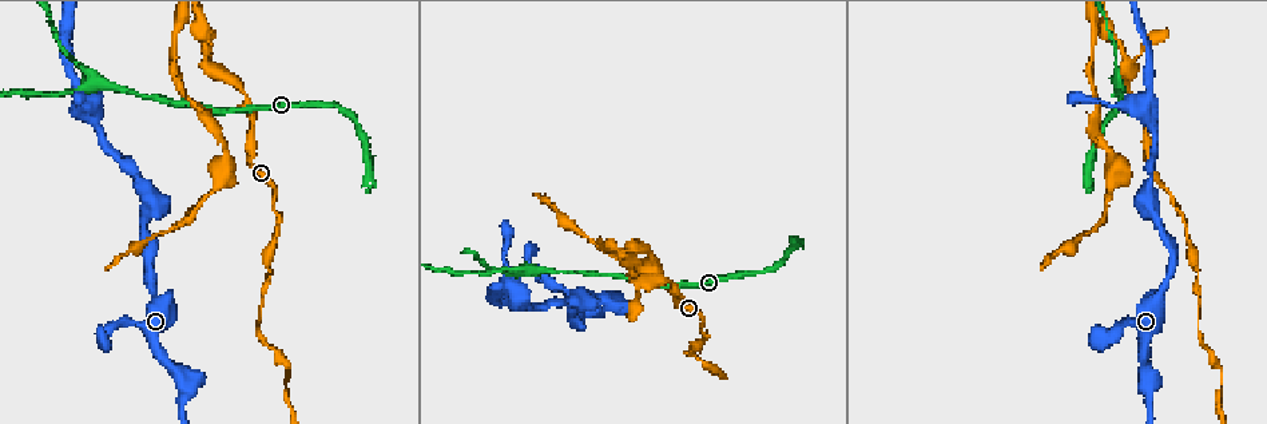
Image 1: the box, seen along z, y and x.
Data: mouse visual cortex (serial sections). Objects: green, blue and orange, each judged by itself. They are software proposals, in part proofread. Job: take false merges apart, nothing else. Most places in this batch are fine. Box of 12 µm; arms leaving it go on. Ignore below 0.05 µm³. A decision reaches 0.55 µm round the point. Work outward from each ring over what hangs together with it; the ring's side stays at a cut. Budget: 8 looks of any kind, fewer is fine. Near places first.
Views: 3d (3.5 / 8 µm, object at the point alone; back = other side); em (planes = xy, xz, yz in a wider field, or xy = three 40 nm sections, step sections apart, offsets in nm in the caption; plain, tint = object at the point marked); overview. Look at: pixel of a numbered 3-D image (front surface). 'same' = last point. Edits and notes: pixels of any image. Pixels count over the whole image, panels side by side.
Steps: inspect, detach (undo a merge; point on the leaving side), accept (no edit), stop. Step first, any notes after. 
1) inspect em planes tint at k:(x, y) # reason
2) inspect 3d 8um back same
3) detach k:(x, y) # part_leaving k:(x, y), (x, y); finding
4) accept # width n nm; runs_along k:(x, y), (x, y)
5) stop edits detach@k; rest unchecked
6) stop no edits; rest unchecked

inspect 3d 3.5um at 1:(95, 83) # branch point

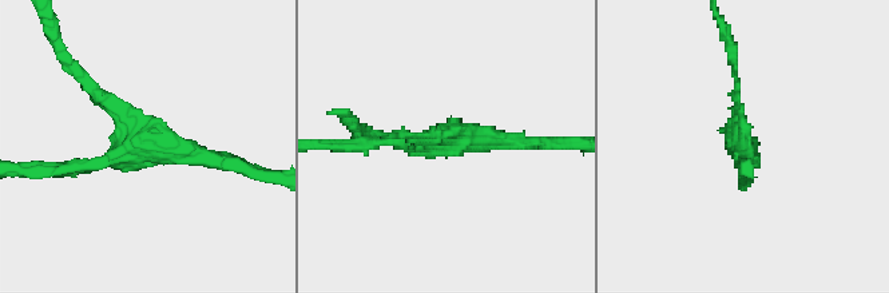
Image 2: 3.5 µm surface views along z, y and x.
inspect em xy step 2 tint at 2:(151, 140) # arms 3; arm_widths 150, 150, 200 nm; need the tissue

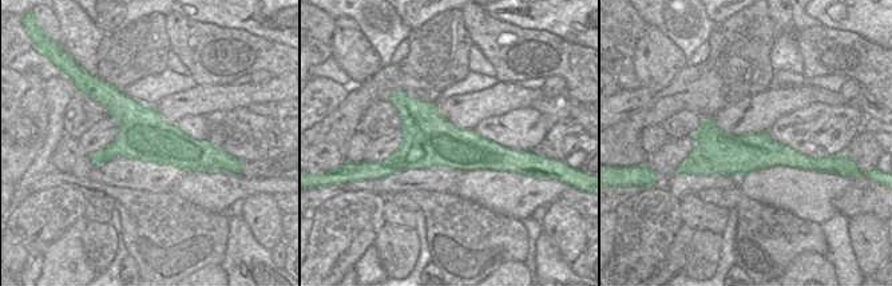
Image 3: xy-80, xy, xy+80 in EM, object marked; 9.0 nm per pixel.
accept # runs_along 2:(536, 141), (368, 145); continuous, no second cell

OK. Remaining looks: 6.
inspect 3d 8um at 1:(480, 258) # thin neck

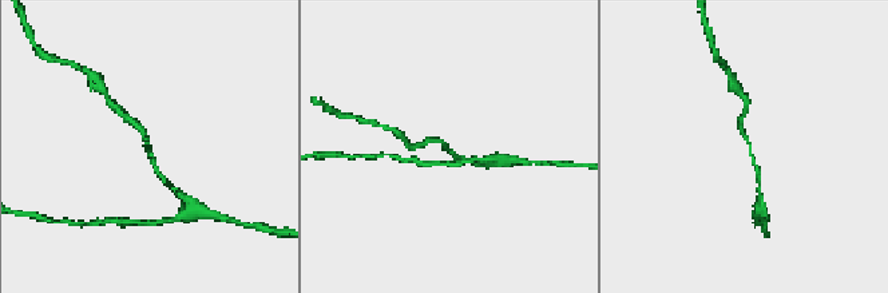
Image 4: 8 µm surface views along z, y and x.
inspect 3d 3.5um at 4:(749, 147) # zoom in

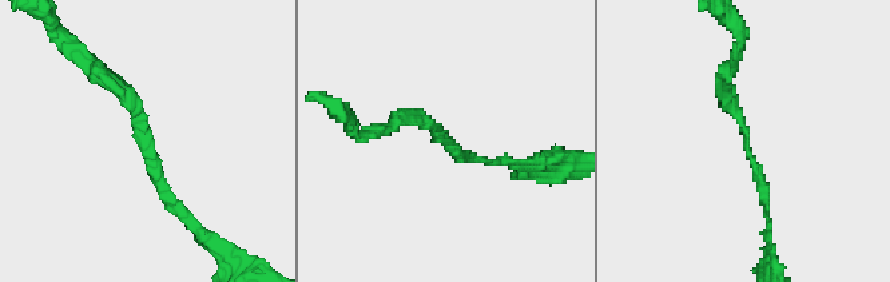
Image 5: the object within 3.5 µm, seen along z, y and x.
inspect em xy step 1 tint at 5:(446, 142)

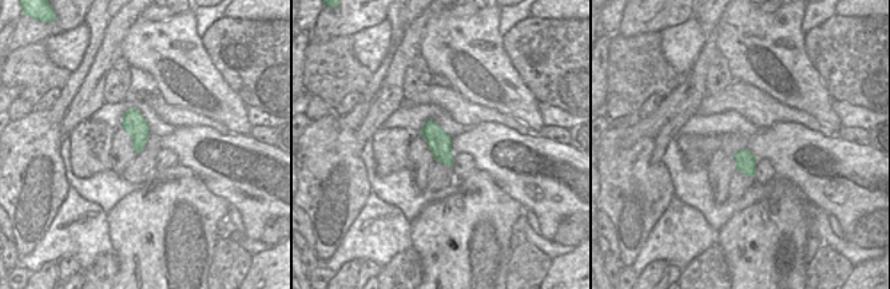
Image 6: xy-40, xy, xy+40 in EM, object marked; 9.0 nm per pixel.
accept # arm_widths 150, 150 nm; runs_along 5:(181, 209), (135, 106), (102, 86); all the same cell

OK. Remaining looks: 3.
inspect em xy step 1 tint at 1:(610, 249)

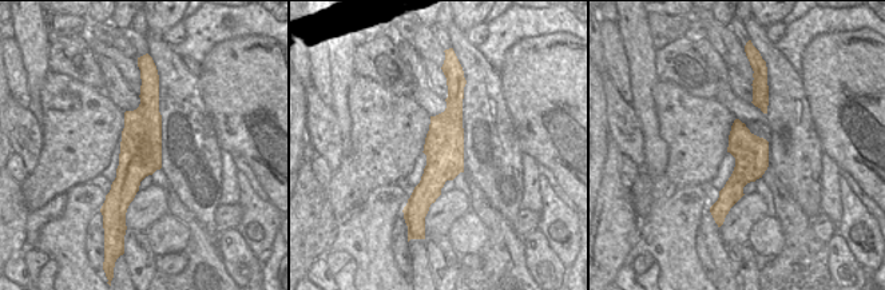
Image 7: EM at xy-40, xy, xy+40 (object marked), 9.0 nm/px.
inspect 3d 3.5um same # see where the arms go

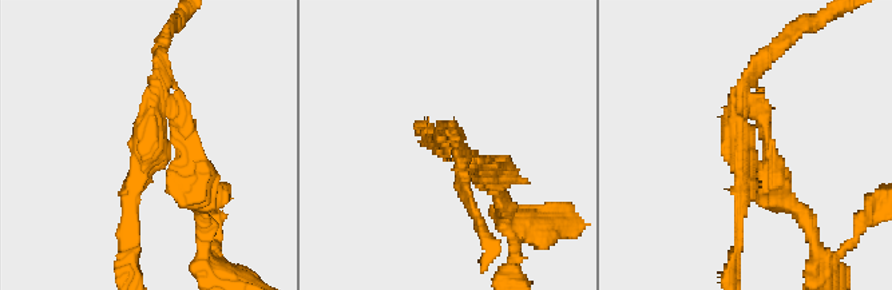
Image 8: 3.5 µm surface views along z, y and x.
detach 8:(729, 150) # border 7:(768, 94), (761, 108); two cells meet here

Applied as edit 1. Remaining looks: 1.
stop edits detach@8; rest unchecked

